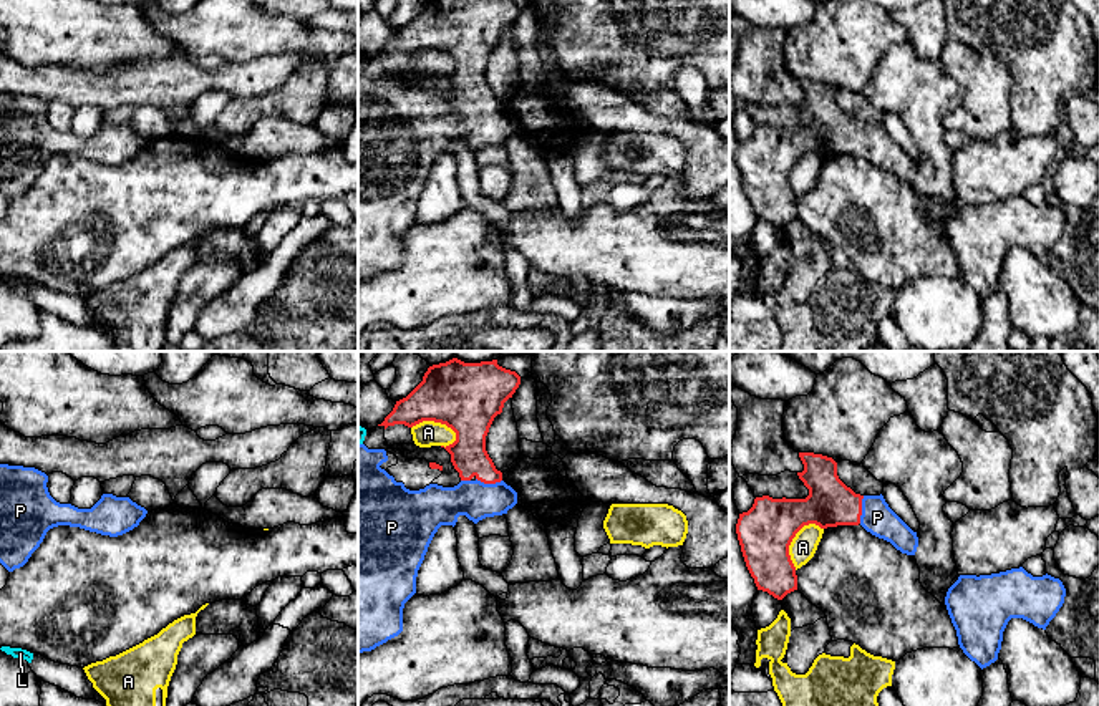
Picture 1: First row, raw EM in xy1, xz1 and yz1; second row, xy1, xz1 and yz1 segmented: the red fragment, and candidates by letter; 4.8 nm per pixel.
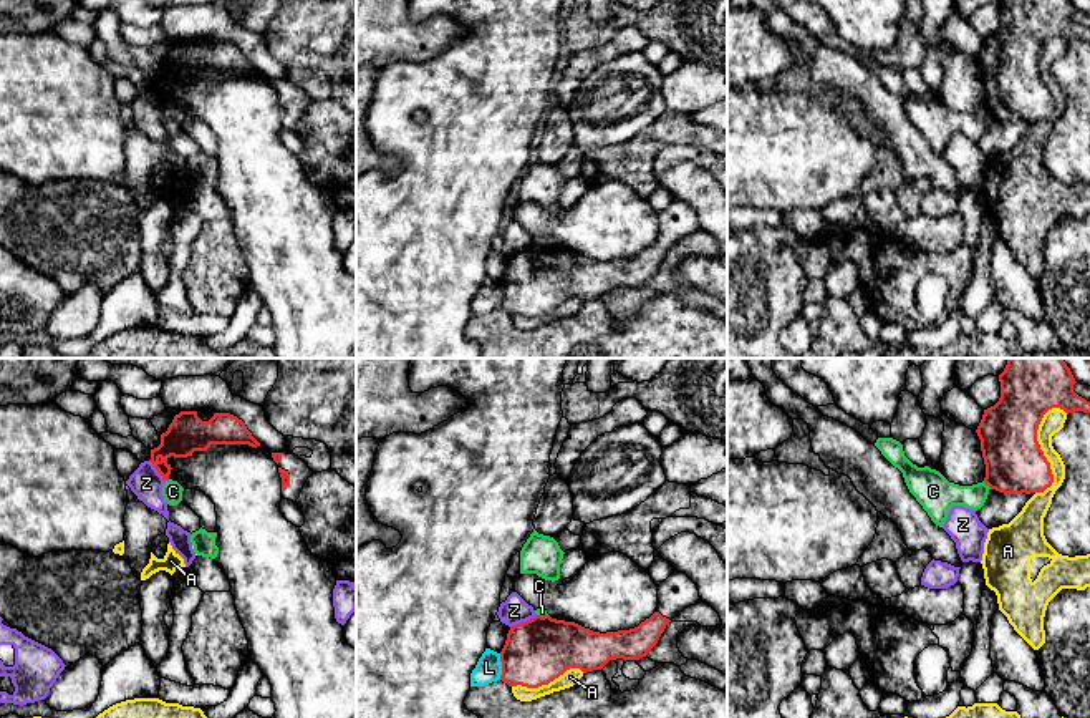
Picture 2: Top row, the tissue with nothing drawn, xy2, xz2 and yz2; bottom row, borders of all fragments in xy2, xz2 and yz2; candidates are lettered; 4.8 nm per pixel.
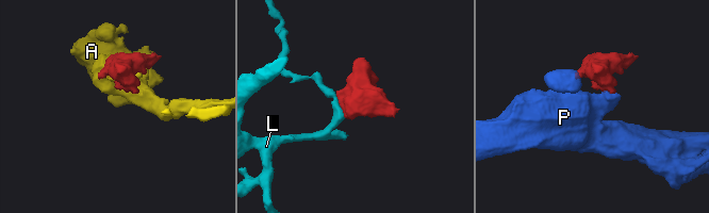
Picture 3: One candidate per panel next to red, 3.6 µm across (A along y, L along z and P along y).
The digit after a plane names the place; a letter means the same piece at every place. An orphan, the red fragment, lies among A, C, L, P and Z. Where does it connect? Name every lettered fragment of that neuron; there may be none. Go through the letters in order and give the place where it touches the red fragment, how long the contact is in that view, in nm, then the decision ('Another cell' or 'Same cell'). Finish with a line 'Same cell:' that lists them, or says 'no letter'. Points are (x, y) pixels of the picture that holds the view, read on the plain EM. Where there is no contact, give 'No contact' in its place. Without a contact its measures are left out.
A: Touches red at yz2 (1041, 78). Shared border 440 nm. Another cell
C: Touches red at yz2 (988, 113). Shared border 60 nm. Another cell
L: Touches red at xz2 (502, 295). Shared border 130 nm. Another cell
P: Touches red at yz1 (861, 138). Shared border 140 nm. Same cell
Z: Touches red at xz2 (522, 251). Shared border 140 nm. Another cell
Same cell: P

